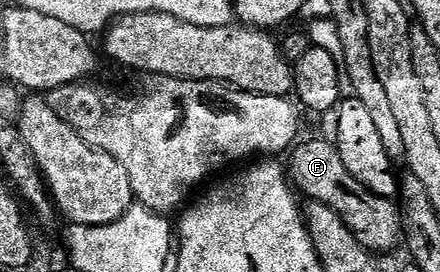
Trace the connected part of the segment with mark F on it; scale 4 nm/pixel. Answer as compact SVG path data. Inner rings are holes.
M305 139L296 142L285 159L285 170L294 190L300 196L307 195L303 197L312 203L329 205L329 209L333 209L333 213L337 213L337 217L345 221L349 233L353 233L353 237L367 251L378 253L400 246L403 223L396 204L390 199L374 195L369 189L365 189L365 185L358 183L353 173L345 169L345 161L341 161L341 153L335 148L334 142Z

